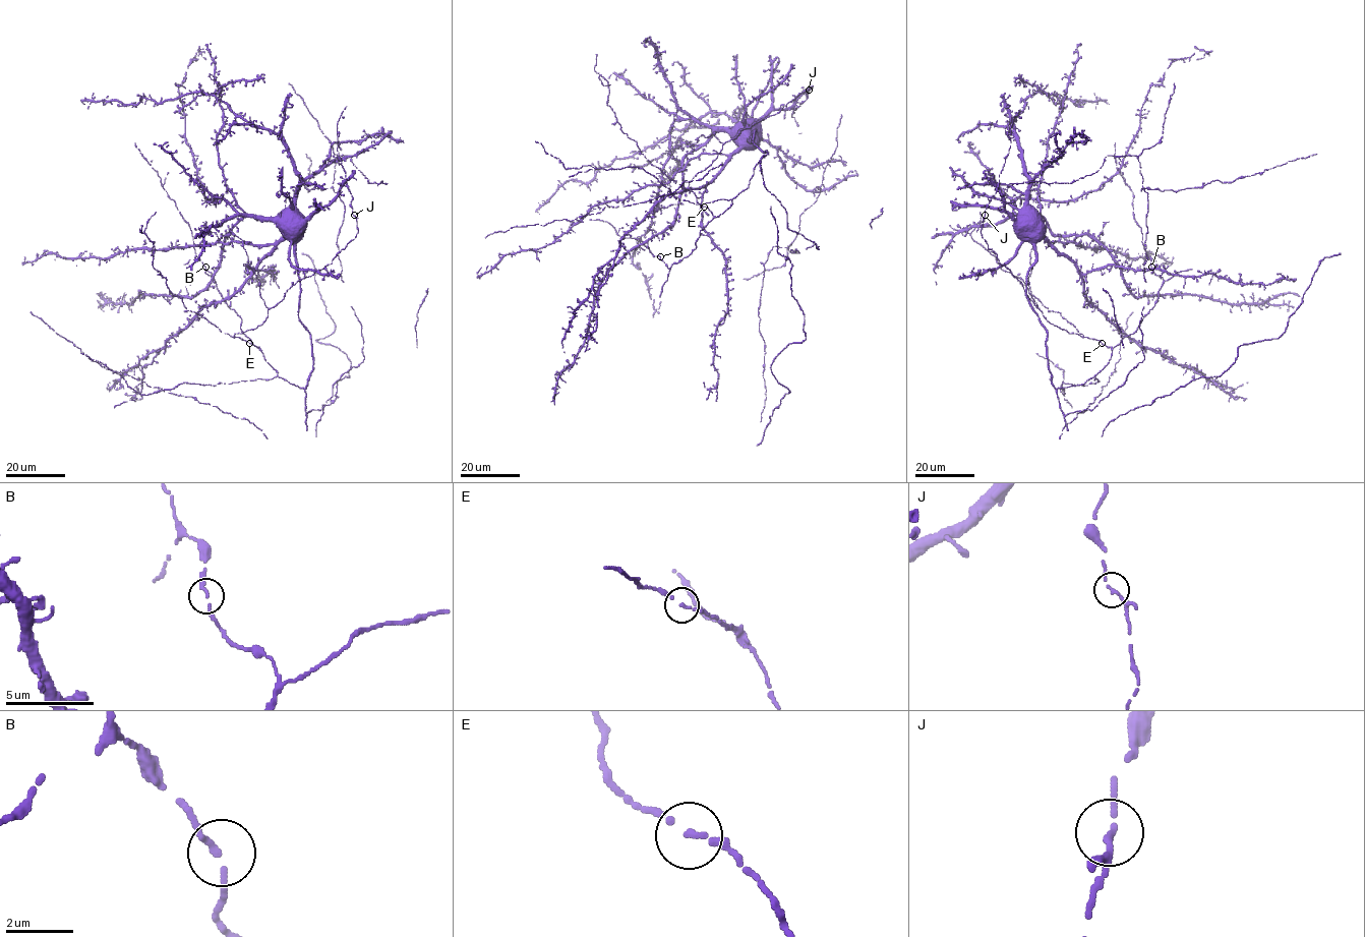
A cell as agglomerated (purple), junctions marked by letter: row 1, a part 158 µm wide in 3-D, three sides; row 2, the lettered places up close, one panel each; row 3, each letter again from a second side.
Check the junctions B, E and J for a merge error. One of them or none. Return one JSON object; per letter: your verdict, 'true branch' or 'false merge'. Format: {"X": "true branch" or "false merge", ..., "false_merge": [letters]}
{"B": "true branch", "E": "true branch", "J": "true branch", "false_merge": []}

